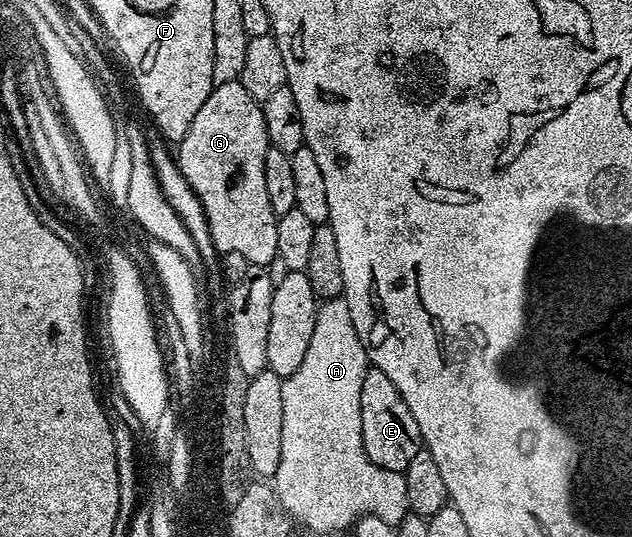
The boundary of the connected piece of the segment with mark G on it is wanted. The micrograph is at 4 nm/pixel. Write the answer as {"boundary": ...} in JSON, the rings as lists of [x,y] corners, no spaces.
{"boundary":[[[238,80],[236,82],[228,82],[227,84],[214,85],[213,90],[207,96],[207,100],[203,100],[203,108],[199,108],[199,113],[195,115],[195,120],[191,120],[191,128],[187,128],[187,136],[183,136],[183,140],[175,150],[175,157],[179,168],[183,172],[183,176],[187,176],[187,184],[191,184],[195,196],[199,196],[203,208],[207,212],[207,220],[211,228],[211,240],[215,240],[215,248],[218,255],[223,255],[227,252],[240,252],[241,255],[247,256],[250,264],[264,267],[268,267],[269,261],[277,257],[275,232],[277,231],[278,215],[273,213],[271,200],[267,200],[267,184],[263,180],[263,160],[270,148],[269,137],[267,136],[267,124],[263,120],[261,103],[257,101],[255,96],[251,96],[251,92],[247,92],[247,88],[243,88],[243,84]]]}

